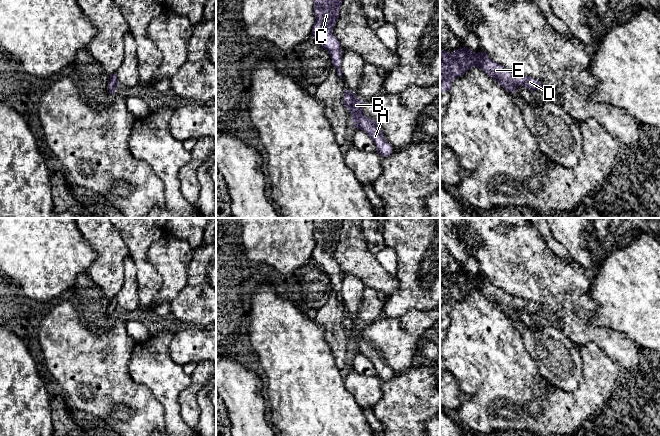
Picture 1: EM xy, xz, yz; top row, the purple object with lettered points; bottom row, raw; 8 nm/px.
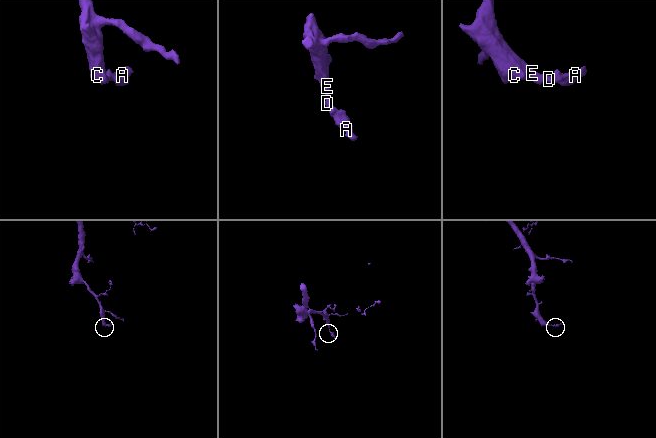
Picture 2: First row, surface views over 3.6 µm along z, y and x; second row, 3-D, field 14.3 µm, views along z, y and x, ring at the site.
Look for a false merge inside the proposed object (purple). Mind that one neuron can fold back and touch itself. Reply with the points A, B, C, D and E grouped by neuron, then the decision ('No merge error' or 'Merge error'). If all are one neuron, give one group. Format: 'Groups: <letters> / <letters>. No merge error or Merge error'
Groups: A B C D E. No merge error

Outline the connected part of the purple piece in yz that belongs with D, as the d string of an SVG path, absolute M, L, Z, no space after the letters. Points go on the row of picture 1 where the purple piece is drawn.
M464 46L451 53L440 49L440 92L450 91L453 80L464 75L471 67L480 67L508 92L515 93L519 86L526 87L530 92L543 89L537 79L512 73L494 62L485 51L475 53Z

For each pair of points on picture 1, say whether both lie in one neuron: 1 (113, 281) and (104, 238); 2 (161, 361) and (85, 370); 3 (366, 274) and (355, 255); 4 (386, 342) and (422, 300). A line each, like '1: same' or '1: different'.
1: same
2: different
3: same
4: different

